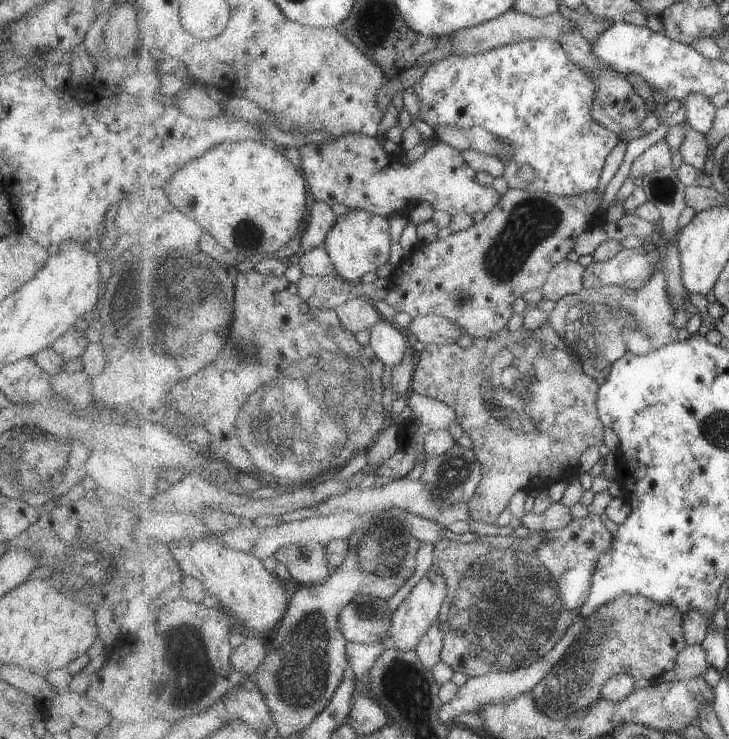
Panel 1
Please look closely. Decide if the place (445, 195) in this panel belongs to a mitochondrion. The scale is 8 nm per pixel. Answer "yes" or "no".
no

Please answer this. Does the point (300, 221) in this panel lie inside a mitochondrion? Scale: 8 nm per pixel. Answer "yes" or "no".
no

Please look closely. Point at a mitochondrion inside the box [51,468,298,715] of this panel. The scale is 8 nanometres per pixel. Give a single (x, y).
(193, 672)

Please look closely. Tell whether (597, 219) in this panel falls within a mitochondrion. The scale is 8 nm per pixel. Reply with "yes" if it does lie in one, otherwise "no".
no

